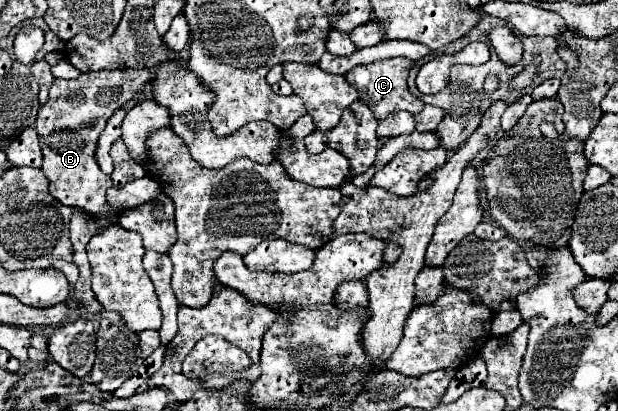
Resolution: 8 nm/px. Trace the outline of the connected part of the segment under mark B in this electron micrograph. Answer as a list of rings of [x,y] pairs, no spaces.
[[[115,69],[81,73],[77,79],[55,79],[49,99],[41,105],[35,129],[43,149],[43,173],[49,179],[49,193],[67,207],[81,207],[87,213],[109,213],[105,191],[113,185],[111,177],[101,173],[93,151],[99,133],[105,129],[113,111],[121,109],[133,95],[153,79],[153,73],[141,69]]]

